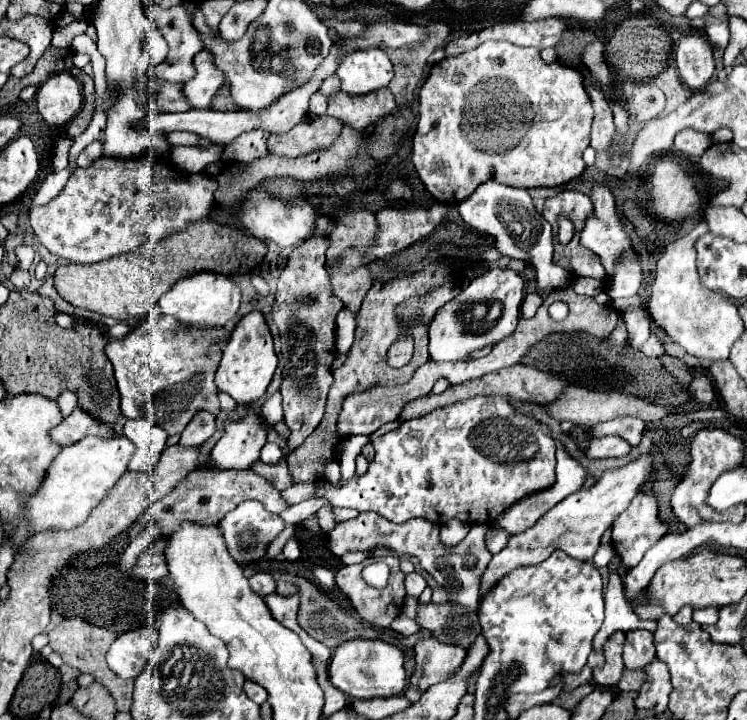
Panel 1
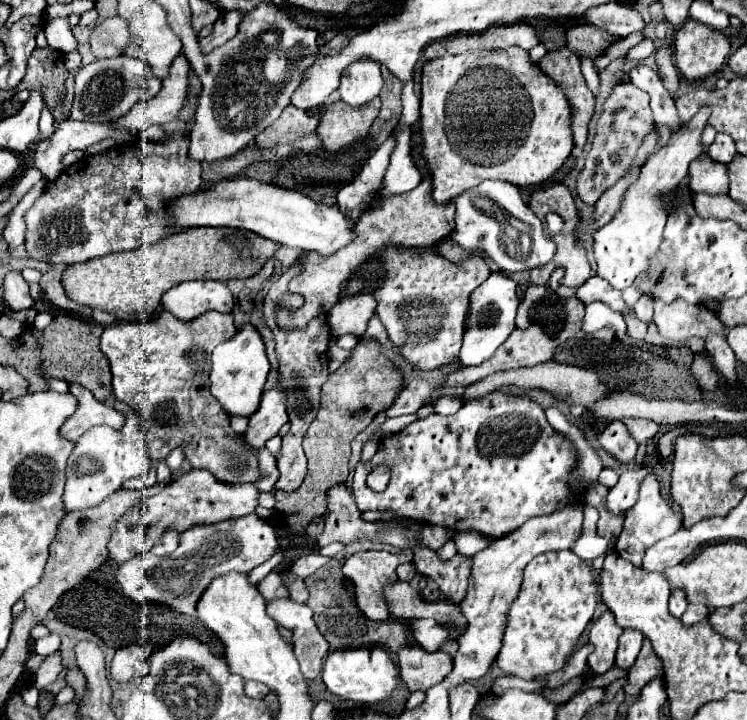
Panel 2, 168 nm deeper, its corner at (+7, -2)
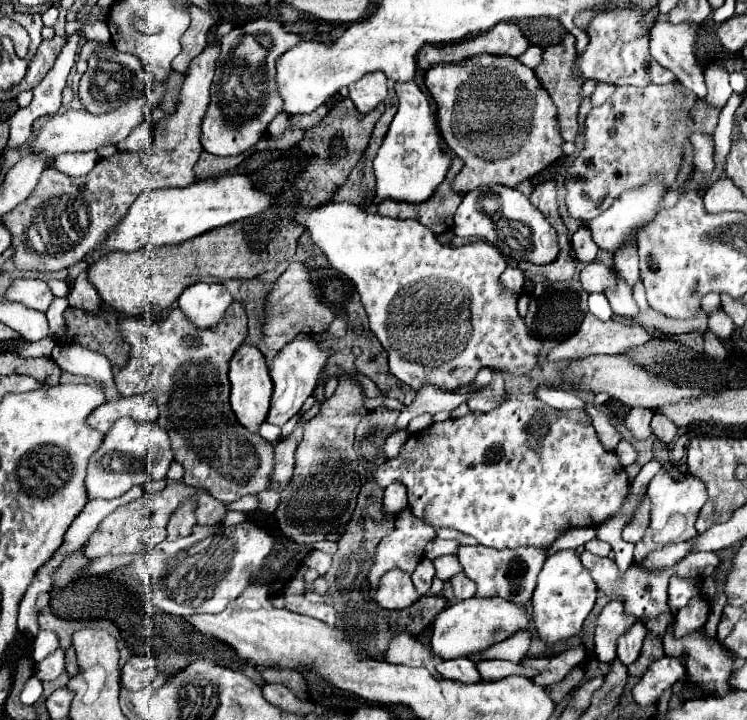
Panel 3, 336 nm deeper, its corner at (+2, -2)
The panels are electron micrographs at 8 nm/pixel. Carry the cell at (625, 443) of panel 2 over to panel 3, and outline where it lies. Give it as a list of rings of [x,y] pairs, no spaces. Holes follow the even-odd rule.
[[[633,408],[629,412],[629,416],[625,418],[625,424],[633,432],[635,438],[645,440],[645,438],[649,438],[653,434],[651,432],[651,418],[653,418],[653,414],[655,414],[655,410],[649,410],[649,408]]]

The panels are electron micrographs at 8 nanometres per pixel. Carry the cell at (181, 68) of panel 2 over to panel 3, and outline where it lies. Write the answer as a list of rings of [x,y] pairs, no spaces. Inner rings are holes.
[[[155,86],[151,94],[127,100],[125,104],[121,104],[121,108],[115,108],[115,112],[105,112],[101,116],[93,116],[91,112],[71,110],[71,108],[57,112],[41,126],[35,140],[31,140],[29,150],[33,156],[45,156],[47,162],[53,162],[59,154],[65,154],[65,152],[87,152],[87,150],[99,150],[109,144],[119,144],[131,134],[131,130],[135,130],[145,120],[147,108],[153,102],[157,102],[163,96],[163,92],[165,92],[163,86]]]

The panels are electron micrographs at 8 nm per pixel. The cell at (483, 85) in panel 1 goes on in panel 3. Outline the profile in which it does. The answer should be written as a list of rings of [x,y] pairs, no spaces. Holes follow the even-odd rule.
[[[481,54],[457,64],[431,66],[427,76],[427,90],[437,102],[437,124],[449,148],[465,162],[463,170],[455,176],[453,188],[469,192],[479,186],[501,184],[515,188],[523,180],[539,174],[561,156],[561,134],[557,126],[557,108],[547,90],[537,82],[531,68],[525,68],[511,56]]]

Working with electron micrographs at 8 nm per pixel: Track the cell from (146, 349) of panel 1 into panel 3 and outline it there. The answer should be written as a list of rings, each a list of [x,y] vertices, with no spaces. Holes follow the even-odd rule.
[[[233,302],[225,318],[211,328],[197,328],[177,308],[157,324],[125,318],[121,332],[131,346],[131,356],[115,374],[115,388],[121,396],[143,394],[157,402],[157,424],[169,432],[175,460],[185,468],[183,484],[205,488],[227,504],[265,490],[273,472],[273,444],[243,428],[229,404],[229,360],[247,336],[243,306]]]

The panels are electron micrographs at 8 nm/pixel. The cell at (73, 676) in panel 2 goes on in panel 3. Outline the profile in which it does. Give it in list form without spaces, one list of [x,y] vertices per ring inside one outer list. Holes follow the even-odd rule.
[[[69,646],[69,648],[65,650],[65,672],[67,672],[69,676],[75,676],[75,674],[79,672],[77,662],[75,662],[75,648],[73,648],[73,646]]]

